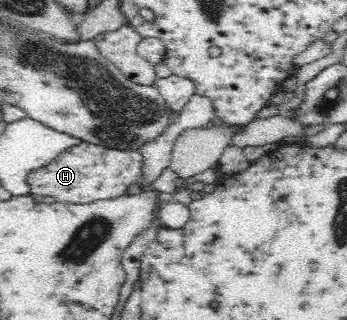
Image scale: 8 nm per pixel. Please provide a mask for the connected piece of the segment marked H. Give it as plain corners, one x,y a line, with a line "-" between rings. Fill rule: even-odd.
77,139
76,143
60,151
51,161
30,169
25,183
30,197
52,196
61,203
87,203
96,199
120,196
142,176
141,150
116,149

